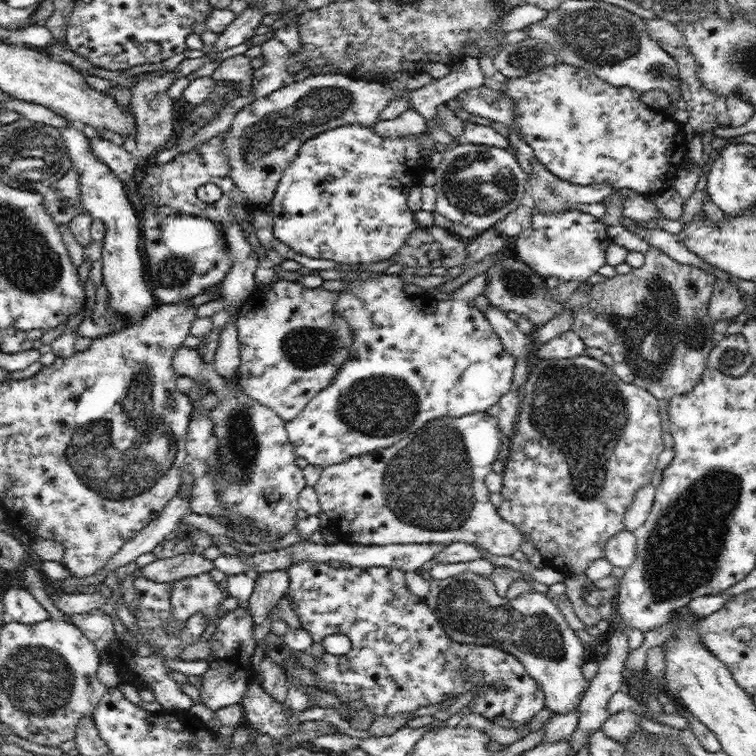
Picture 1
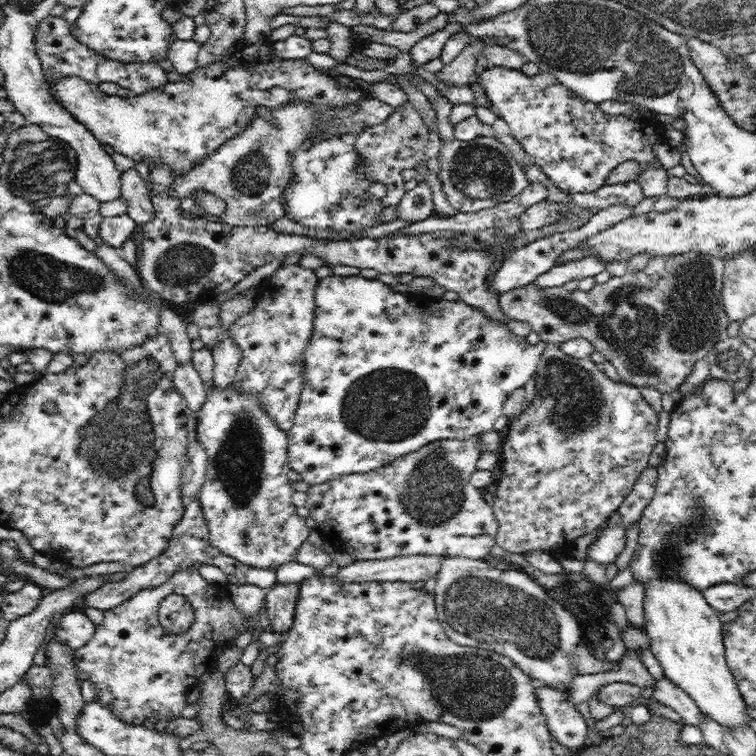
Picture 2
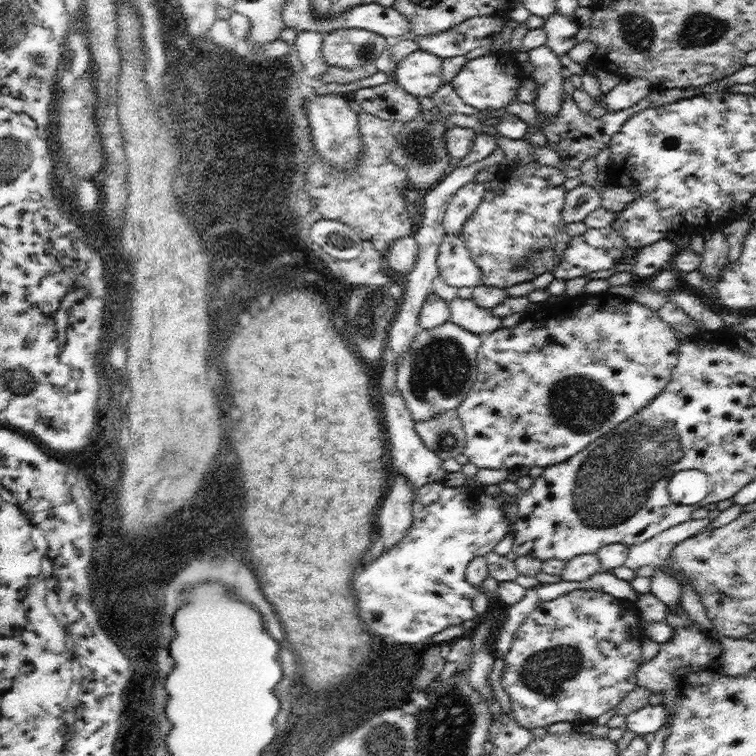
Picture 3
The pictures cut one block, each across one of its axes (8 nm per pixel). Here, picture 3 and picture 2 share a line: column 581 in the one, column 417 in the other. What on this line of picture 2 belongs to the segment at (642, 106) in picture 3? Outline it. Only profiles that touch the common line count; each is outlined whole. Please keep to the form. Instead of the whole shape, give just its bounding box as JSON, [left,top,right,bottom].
[354,104,442,208]

